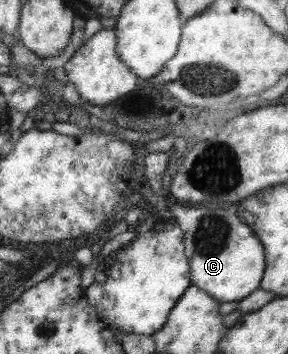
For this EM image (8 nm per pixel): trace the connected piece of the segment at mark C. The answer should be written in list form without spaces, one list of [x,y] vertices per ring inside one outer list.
[[[179,205],[168,207],[169,216],[183,231],[183,252],[191,262],[191,284],[202,289],[219,303],[240,301],[252,290],[259,289],[260,278],[266,271],[266,253],[263,243],[248,224],[226,210],[187,208]]]

